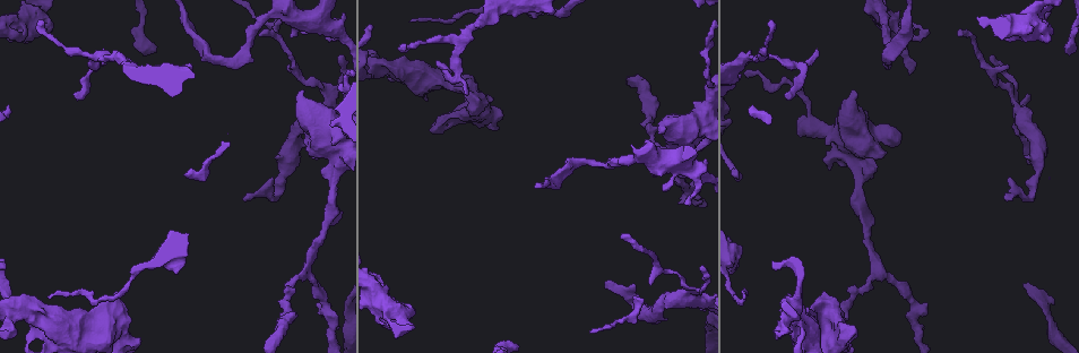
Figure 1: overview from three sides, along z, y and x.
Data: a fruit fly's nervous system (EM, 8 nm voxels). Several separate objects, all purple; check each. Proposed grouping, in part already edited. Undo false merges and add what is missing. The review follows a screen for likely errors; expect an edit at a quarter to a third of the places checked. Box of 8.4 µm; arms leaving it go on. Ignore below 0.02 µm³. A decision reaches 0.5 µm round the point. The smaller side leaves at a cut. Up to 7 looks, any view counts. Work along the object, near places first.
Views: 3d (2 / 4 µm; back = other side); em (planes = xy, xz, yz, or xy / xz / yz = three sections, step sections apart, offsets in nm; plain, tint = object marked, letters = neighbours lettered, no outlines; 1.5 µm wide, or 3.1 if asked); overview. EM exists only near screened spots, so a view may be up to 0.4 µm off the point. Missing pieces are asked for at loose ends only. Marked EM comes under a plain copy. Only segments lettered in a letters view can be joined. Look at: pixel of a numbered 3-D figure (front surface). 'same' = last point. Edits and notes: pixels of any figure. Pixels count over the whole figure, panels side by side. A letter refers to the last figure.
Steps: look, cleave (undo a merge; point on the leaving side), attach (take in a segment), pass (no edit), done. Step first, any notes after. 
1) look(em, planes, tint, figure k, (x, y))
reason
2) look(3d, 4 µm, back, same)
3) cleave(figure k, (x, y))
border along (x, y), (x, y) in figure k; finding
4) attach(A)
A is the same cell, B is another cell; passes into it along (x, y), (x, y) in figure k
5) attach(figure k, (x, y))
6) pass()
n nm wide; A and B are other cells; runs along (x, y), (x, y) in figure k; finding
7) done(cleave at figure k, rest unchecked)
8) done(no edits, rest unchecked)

look(em, xy, step 8, letters, figure 1, (620, 235))
long arm stops here

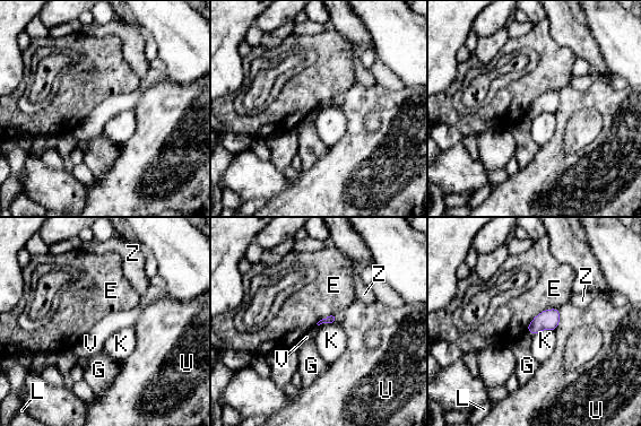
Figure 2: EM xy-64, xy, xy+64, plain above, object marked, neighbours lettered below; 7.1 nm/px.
pass()
E, G, K, L, U, V and Z are other cells; border along (543, 311), (533, 319), (526, 329) in figure 2; no lettered segment goes on from it

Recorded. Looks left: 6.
look(3d, 4 µm, back, figure 1, (853, 89))
an open end

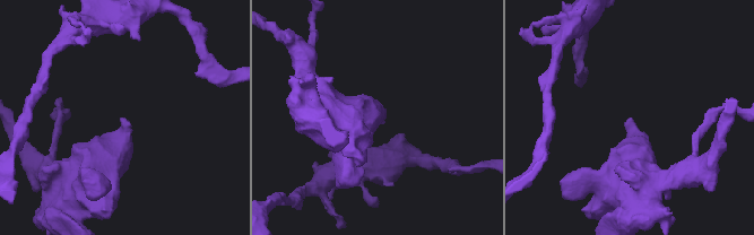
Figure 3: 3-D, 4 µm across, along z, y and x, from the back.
look(em, planes, letters, figure 3, (122, 118))
now the EM

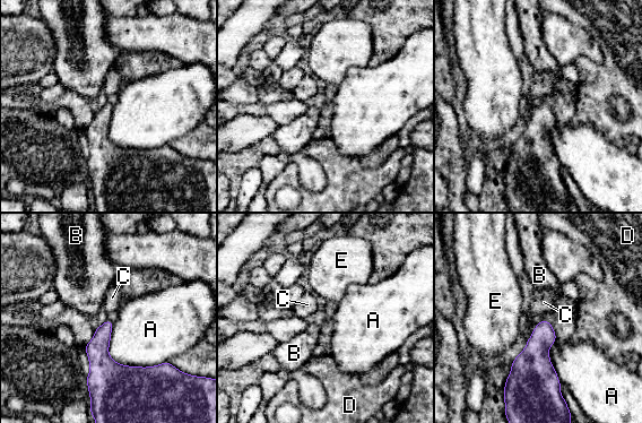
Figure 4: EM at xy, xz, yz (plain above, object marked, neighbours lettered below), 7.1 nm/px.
pass()
A, B, C, D and E are other cells; border along (112, 322), (116, 362), (168, 362) in figure 4; no lettered segment goes on from it

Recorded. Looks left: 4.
look(3d, 2 µm, figure 1, (400, 46))
thin end

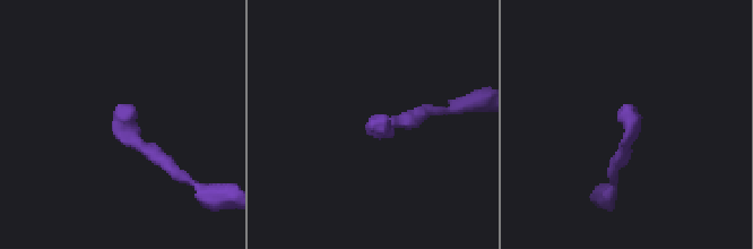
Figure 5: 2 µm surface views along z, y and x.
look(em, xz, step 4, letters, figure 5, (369, 119))

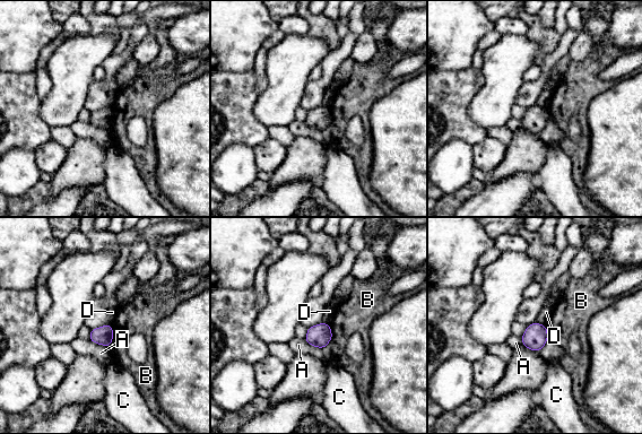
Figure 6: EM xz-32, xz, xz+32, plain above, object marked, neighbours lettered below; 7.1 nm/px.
look(em, yz, step 8, letters, same)
another direction

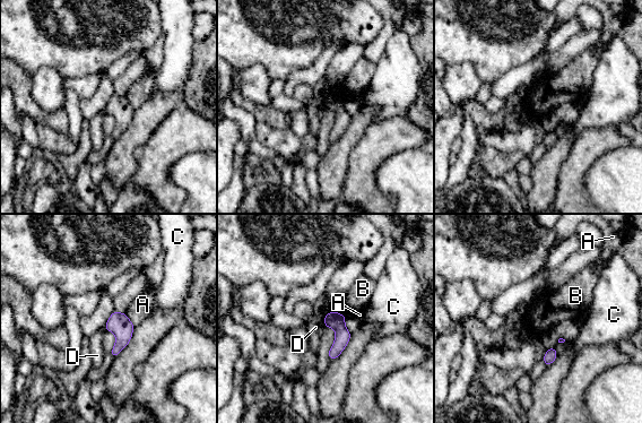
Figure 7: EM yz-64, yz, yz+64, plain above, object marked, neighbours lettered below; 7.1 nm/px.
pass()
120 nm wide; A touches over 110 nm; A, B, C and D are other cells; none of them fits

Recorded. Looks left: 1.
done(no edits, rest unchecked)

